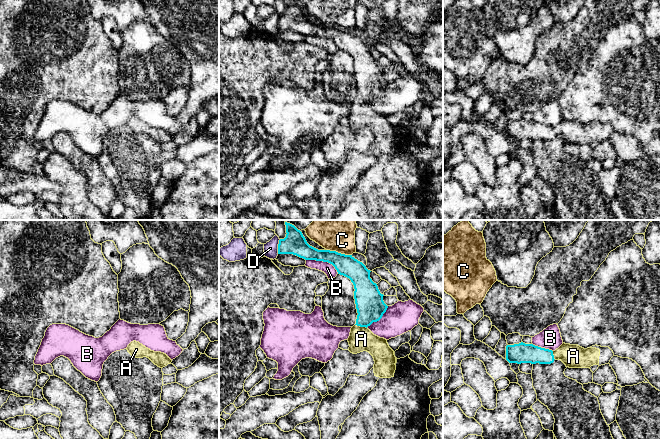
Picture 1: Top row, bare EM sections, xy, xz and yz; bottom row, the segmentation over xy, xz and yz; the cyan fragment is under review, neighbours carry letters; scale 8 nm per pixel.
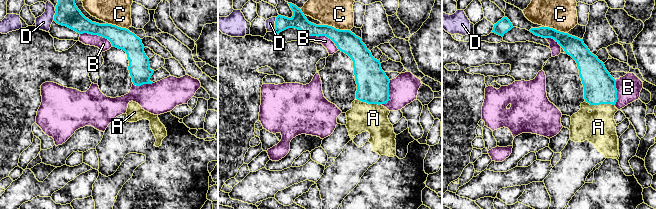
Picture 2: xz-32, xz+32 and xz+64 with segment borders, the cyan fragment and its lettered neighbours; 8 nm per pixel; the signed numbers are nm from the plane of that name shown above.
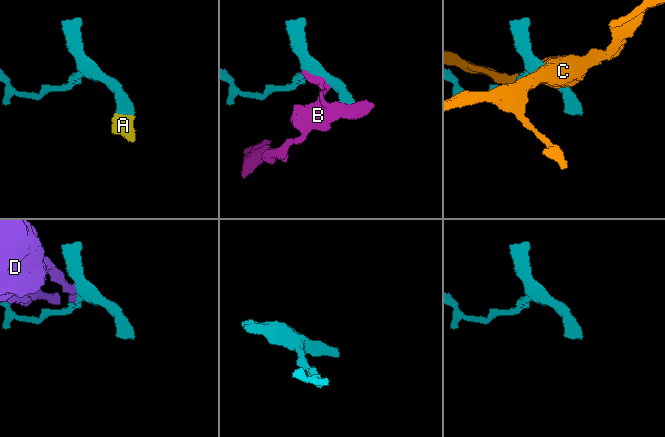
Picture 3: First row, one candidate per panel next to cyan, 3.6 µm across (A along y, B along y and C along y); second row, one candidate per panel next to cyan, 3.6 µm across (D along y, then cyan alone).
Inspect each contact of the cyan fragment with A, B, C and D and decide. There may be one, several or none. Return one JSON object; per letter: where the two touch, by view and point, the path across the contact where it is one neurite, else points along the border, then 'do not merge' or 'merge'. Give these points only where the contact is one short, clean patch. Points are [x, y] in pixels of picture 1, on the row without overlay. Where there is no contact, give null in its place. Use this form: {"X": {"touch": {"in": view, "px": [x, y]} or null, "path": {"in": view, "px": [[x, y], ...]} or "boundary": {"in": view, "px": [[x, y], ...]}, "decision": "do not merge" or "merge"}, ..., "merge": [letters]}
{"A": {"touch": {"in": "xz", "px": [361, 102]}, "path": {"in": "xz", "px": [[370, 82], [361, 102], [361, 115]]}, "decision": "merge"}, "B": {"touch": {"in": "xz", "px": [323, 37]}, "decision": "do not merge"}, "C": {"touch": {"in": "xz", "px": [339, 29]}, "decision": "do not merge"}, "D": {"touch": {"in": "xz", "px": [278, 22]}, "boundary": {"in": "xz", "px": [[280, 15], [277, 21], [277, 29]]}, "decision": "do not merge"}, "merge": ["A"]}

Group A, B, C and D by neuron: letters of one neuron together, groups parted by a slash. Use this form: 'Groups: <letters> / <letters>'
Groups: A / B / C / D

